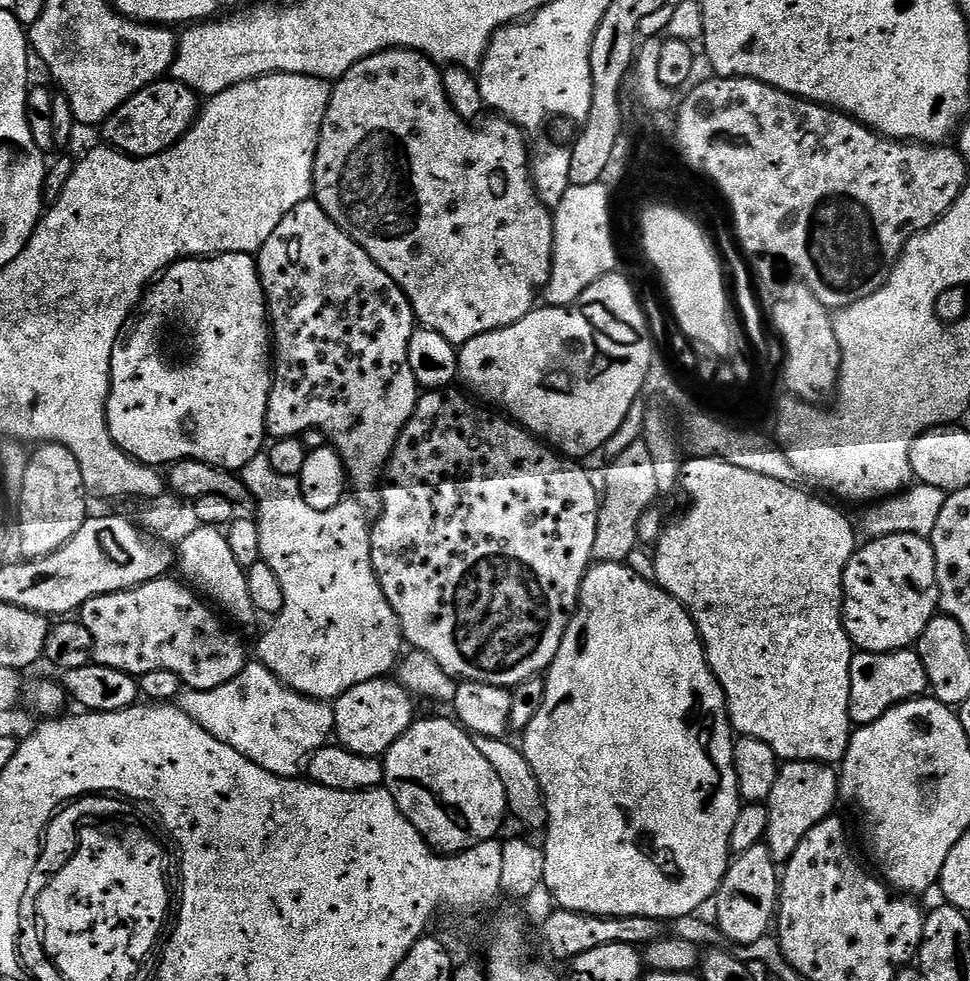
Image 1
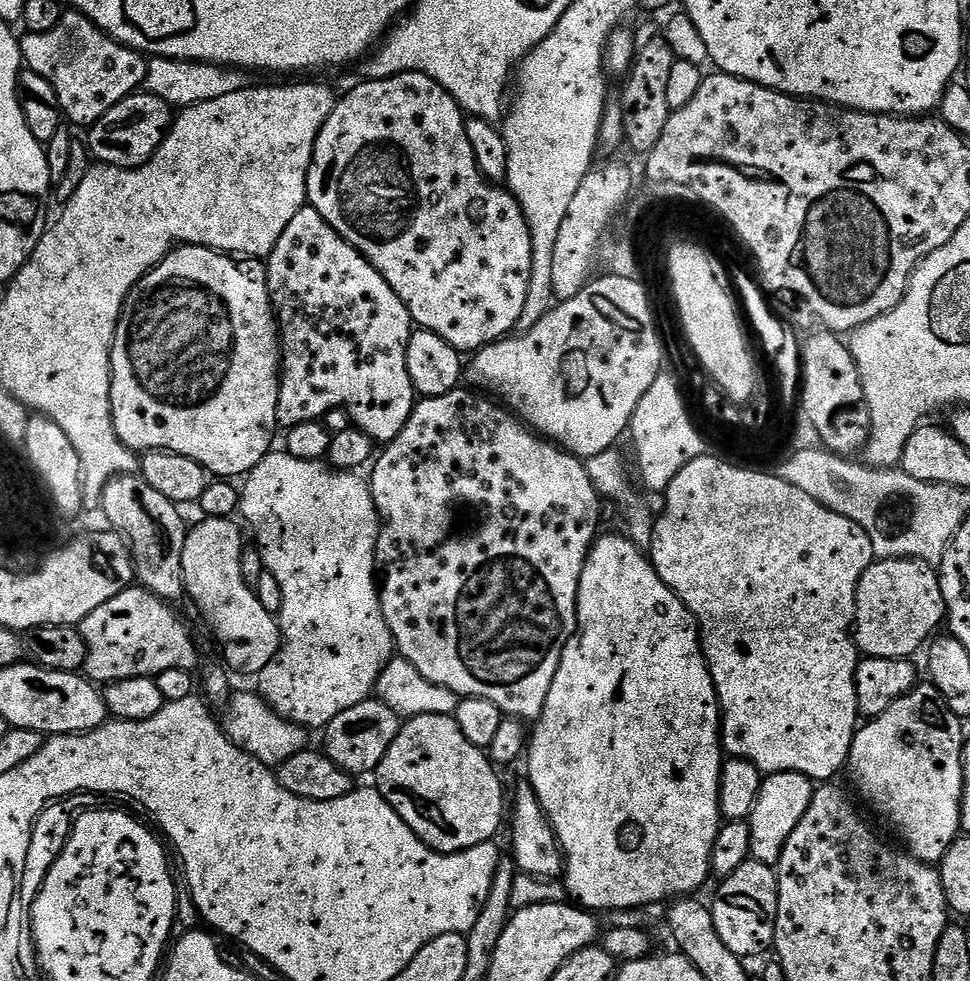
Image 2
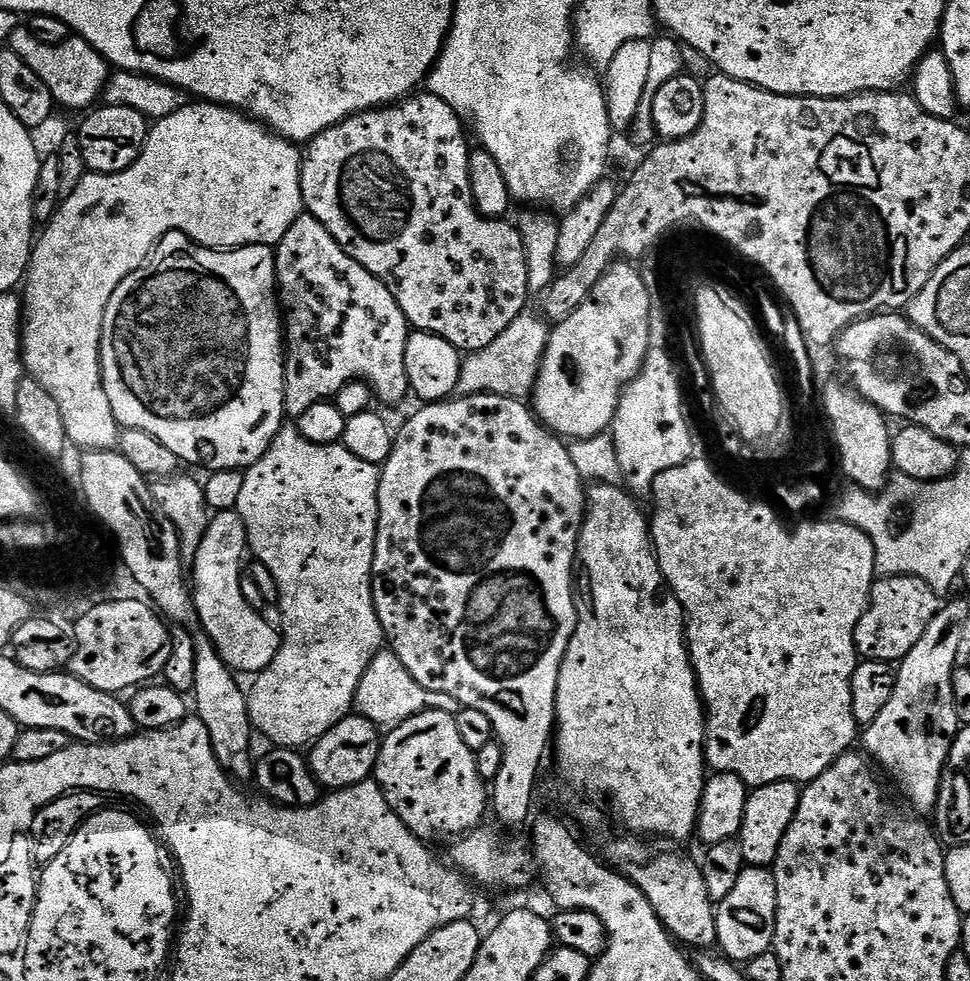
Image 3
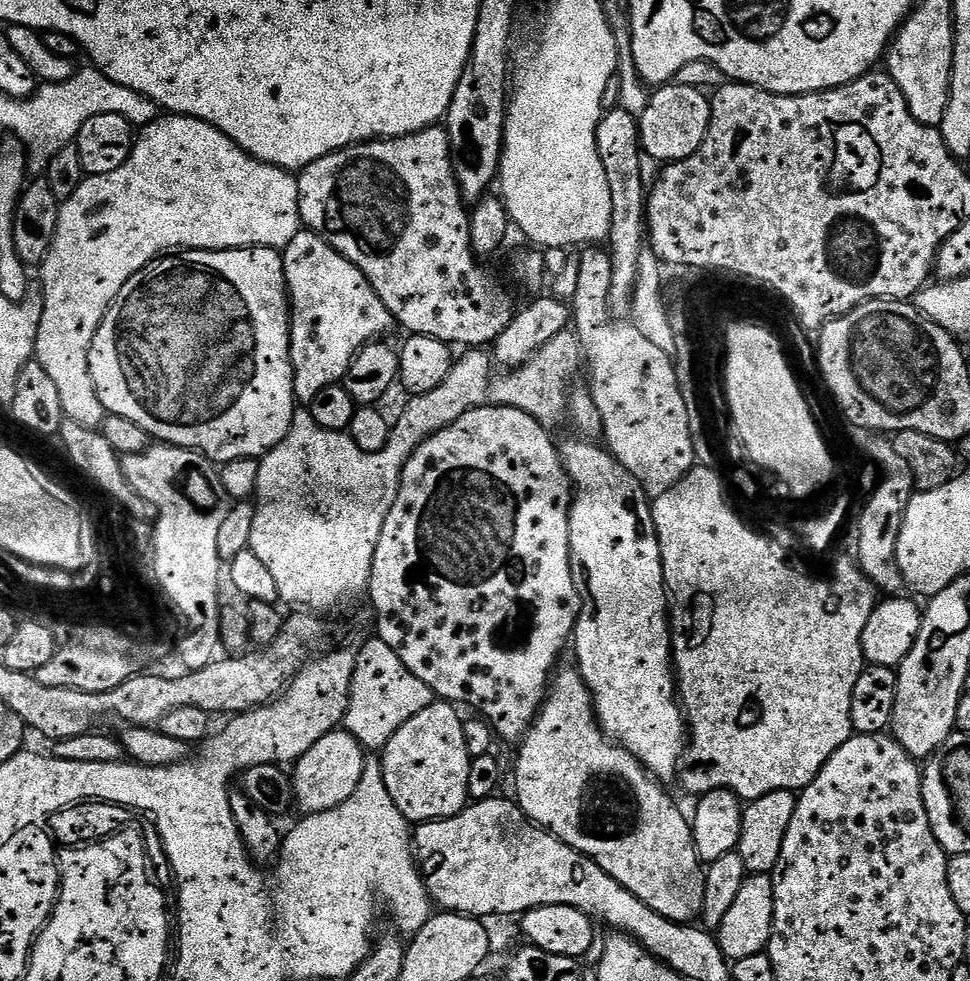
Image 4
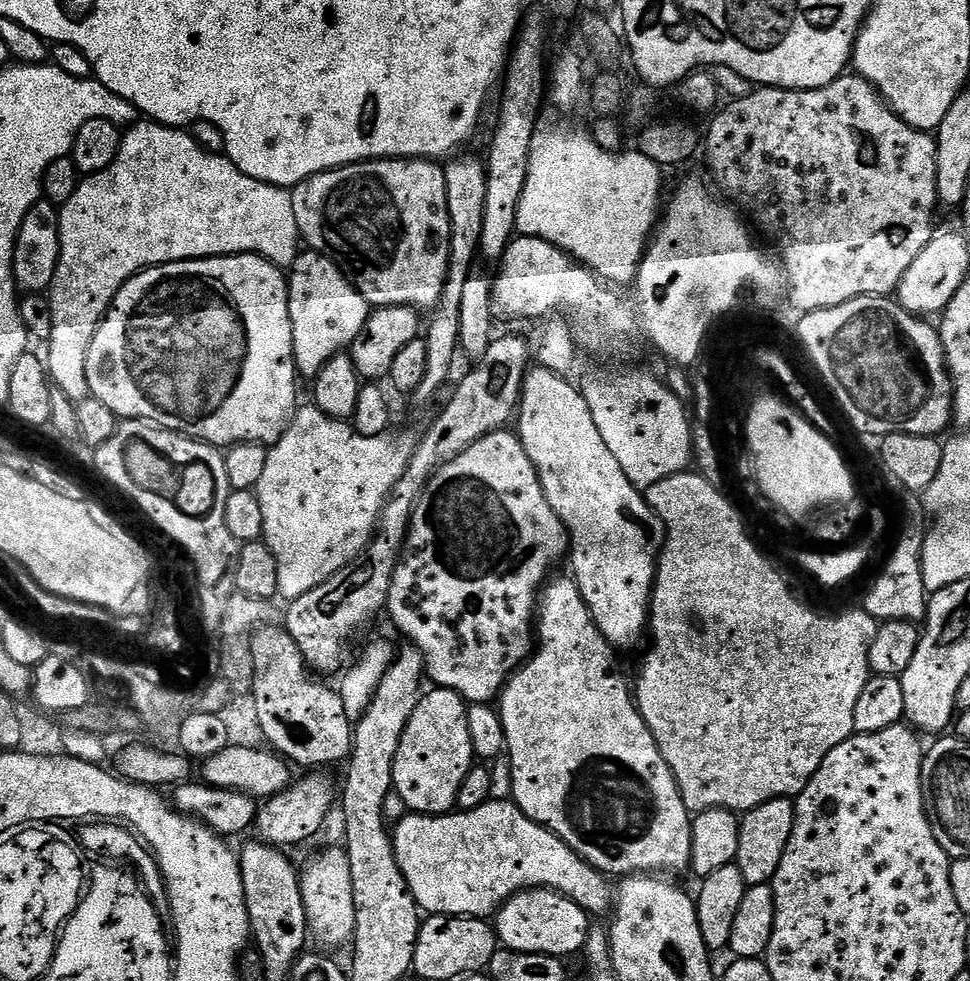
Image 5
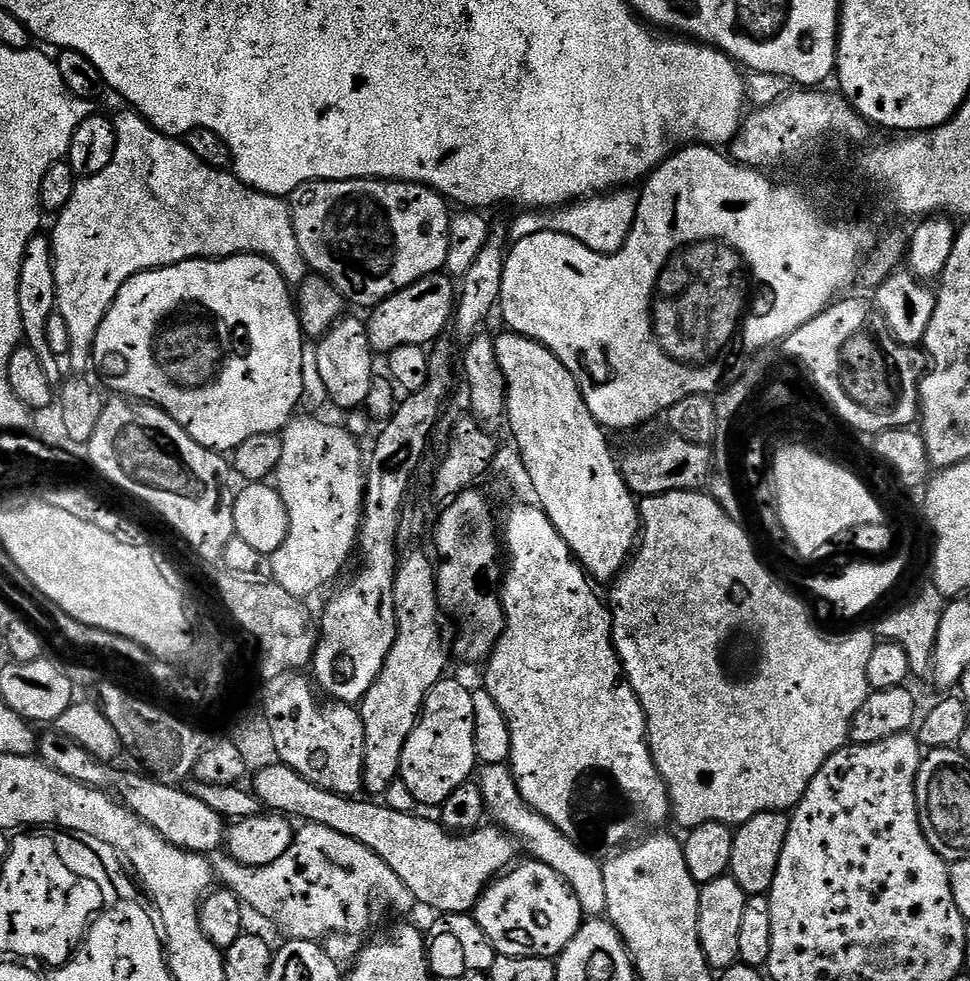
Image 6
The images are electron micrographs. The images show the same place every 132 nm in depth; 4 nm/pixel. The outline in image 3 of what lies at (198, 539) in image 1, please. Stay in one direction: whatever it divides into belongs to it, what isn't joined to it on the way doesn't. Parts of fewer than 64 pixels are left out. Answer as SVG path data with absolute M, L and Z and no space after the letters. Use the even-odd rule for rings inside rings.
M236 509L215 513L206 534L194 553L193 600L203 631L213 640L220 657L238 674L259 674L277 656L282 643L281 633L270 626L242 595L240 564L248 550L245 520Z

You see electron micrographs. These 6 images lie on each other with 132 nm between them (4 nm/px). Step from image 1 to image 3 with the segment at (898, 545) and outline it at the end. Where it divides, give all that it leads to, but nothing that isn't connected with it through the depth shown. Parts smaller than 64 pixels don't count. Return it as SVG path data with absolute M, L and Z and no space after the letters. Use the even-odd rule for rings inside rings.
M886 576L877 579L872 585L872 597L868 603L868 608L862 614L862 618L856 627L856 650L863 659L866 660L887 660L889 662L899 662L903 660L914 646L926 634L932 619L940 613L942 607L941 593L935 592L930 585L922 582L922 578L917 576Z

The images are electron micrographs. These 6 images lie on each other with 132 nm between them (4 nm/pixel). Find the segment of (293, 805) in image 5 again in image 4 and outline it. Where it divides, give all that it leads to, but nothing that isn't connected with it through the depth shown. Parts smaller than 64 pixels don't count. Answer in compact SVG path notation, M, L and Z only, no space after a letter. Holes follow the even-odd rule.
M347 730L327 732L318 738L318 742L314 742L314 746L302 753L294 764L296 772L291 773L291 778L295 807L301 808L301 813L313 816L342 806L366 778L364 756L366 749Z

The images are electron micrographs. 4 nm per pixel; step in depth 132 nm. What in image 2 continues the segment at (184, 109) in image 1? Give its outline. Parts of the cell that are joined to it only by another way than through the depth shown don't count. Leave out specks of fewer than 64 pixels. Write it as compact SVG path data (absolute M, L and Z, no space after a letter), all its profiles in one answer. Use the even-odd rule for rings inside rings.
M137 90L122 98L122 102L106 110L102 118L90 125L87 129L86 147L93 161L115 168L141 168L168 137L173 119L174 109L171 104L162 102L162 98L154 94Z

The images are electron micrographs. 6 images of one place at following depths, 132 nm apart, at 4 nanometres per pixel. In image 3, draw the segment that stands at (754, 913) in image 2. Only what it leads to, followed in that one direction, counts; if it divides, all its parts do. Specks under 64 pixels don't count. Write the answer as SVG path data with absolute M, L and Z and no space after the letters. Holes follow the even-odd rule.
M746 866L738 874L734 890L715 905L716 942L719 951L733 962L747 962L758 954L769 951L776 938L778 914L778 886L775 871L768 868ZM741 960L741 961L740 961Z

